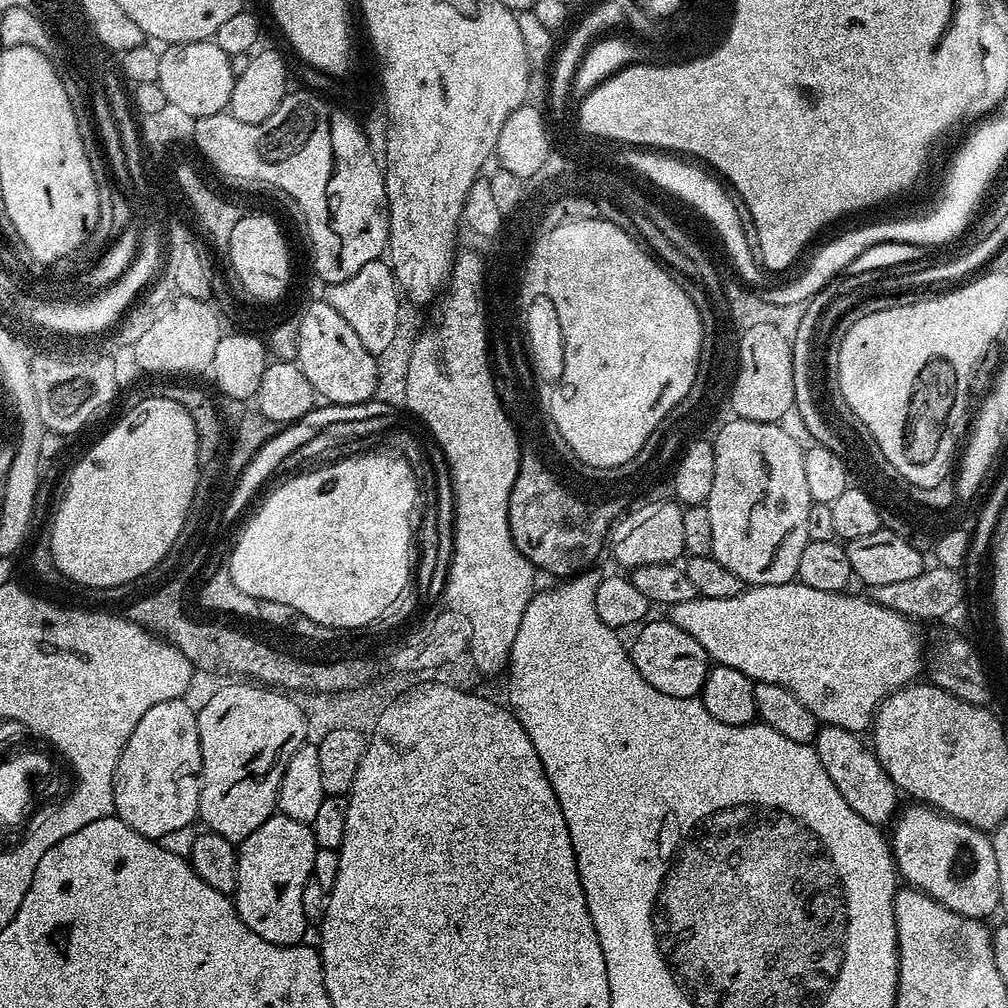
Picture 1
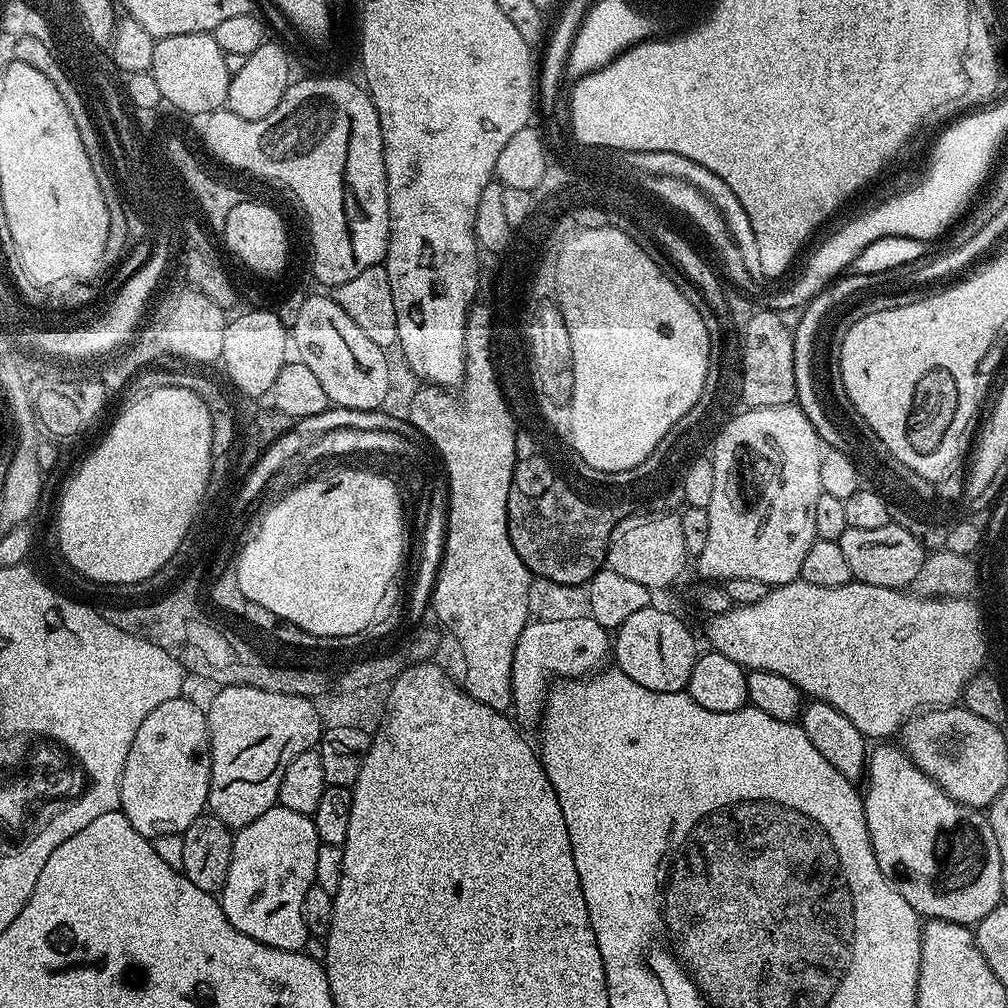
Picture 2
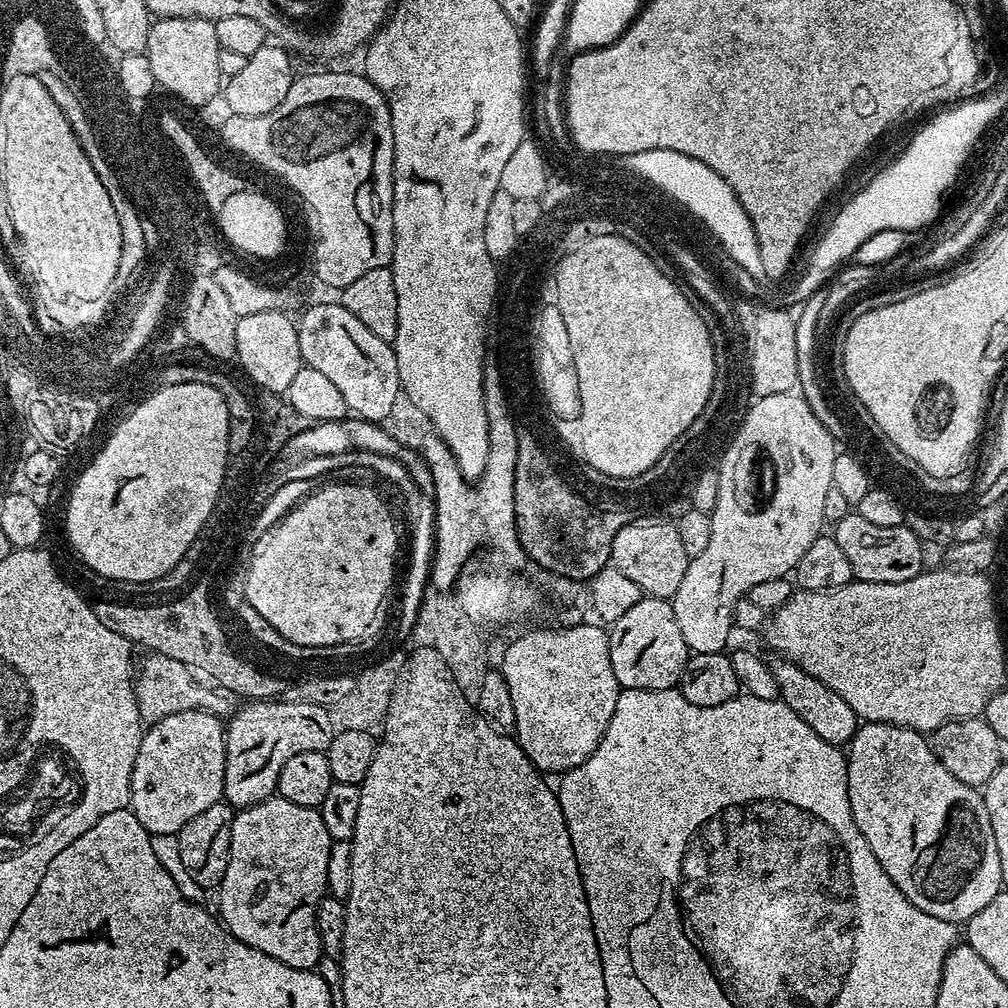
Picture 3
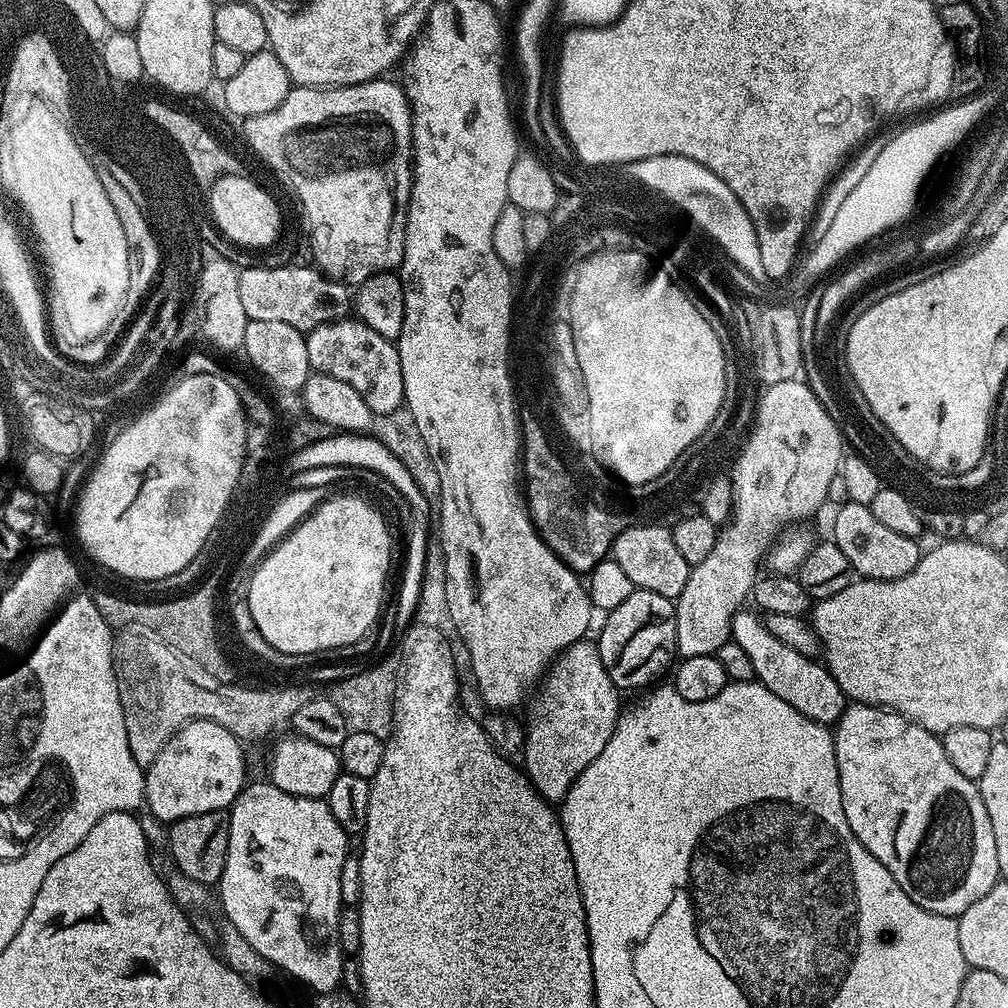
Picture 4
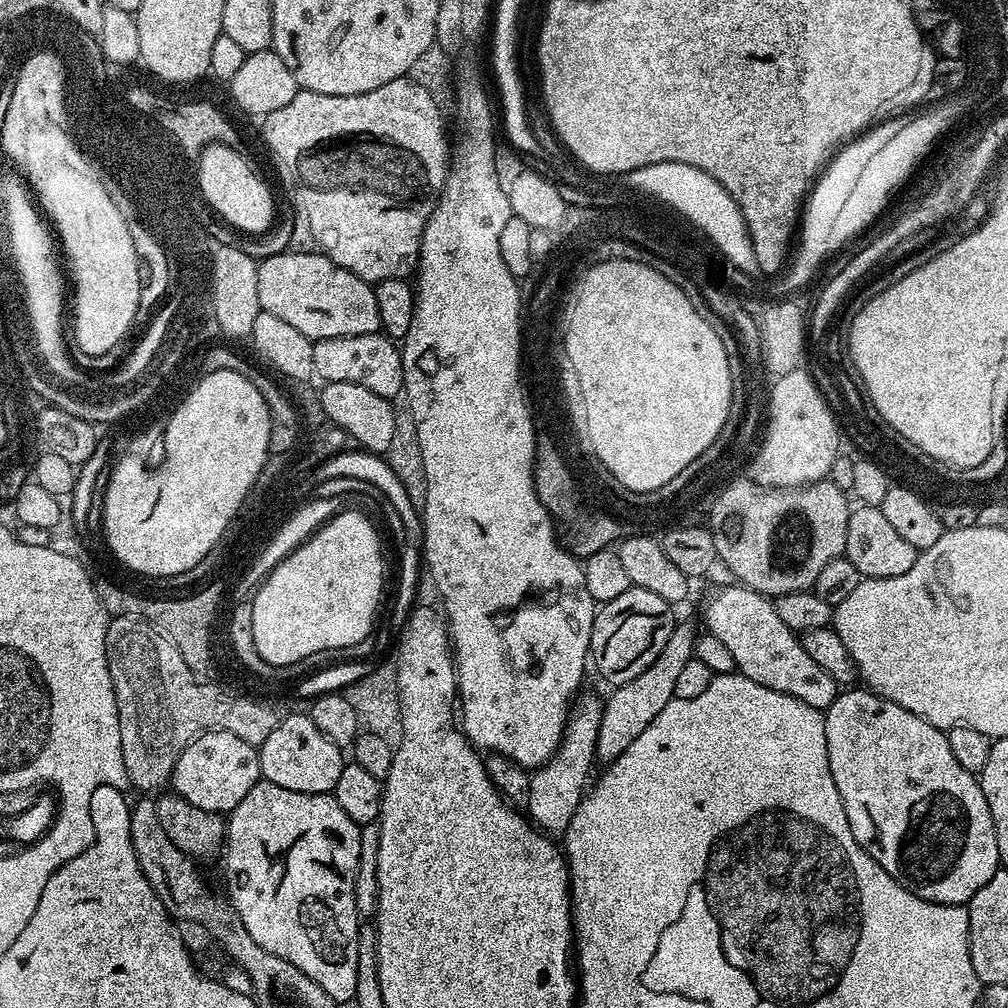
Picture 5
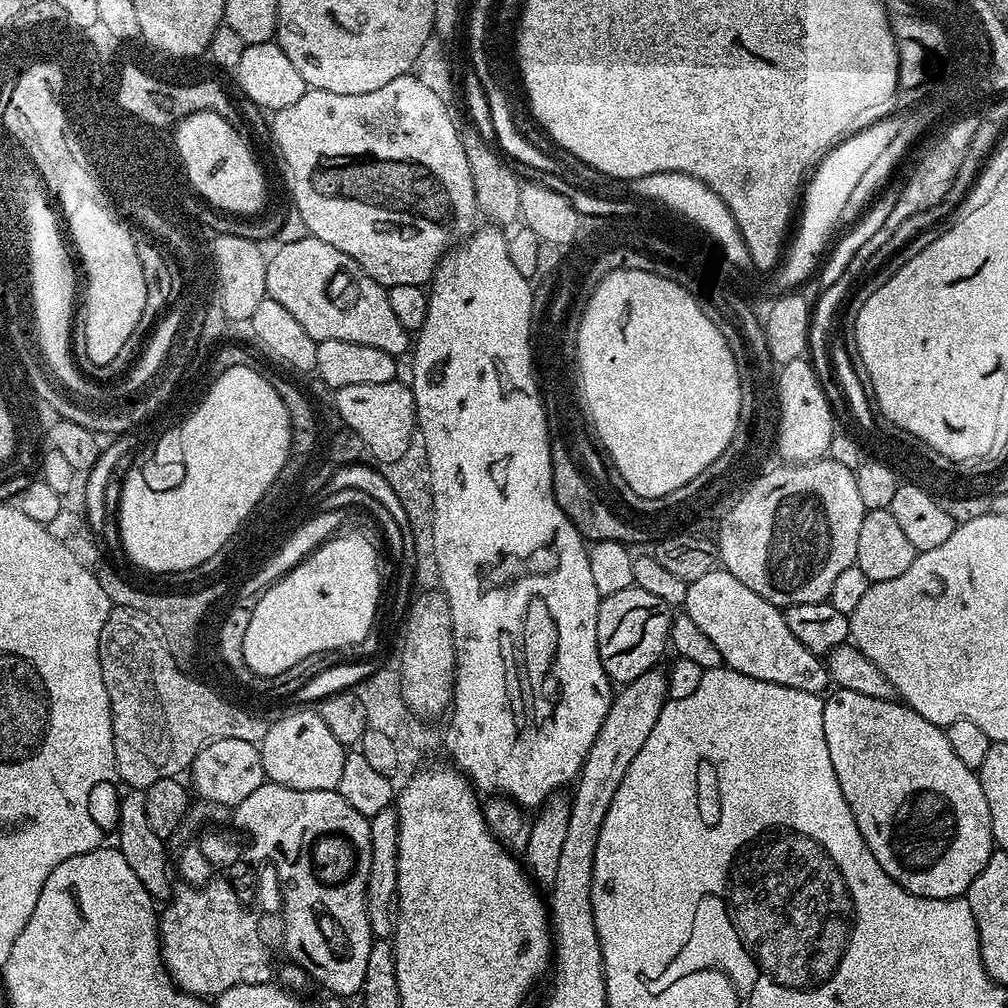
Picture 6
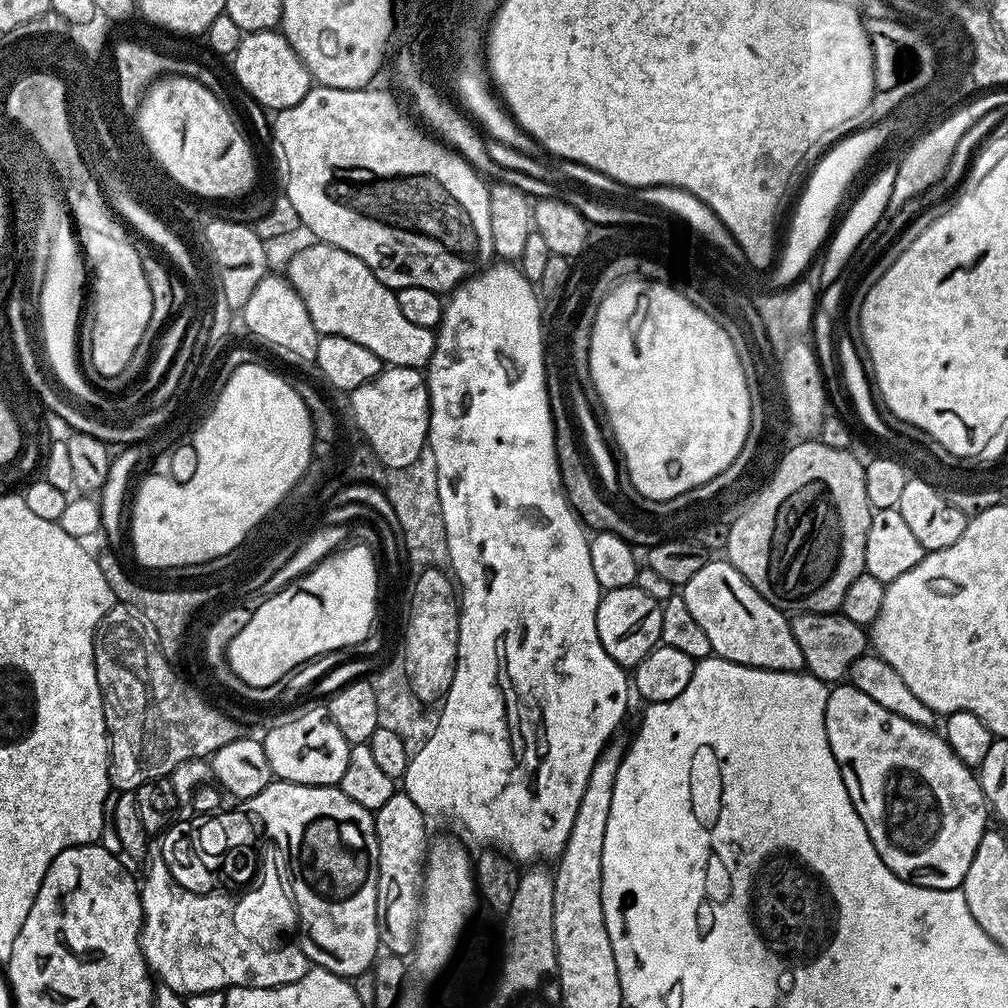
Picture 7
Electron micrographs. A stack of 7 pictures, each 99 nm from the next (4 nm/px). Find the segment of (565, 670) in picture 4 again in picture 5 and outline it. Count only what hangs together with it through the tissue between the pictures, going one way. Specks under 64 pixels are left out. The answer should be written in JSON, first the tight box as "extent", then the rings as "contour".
{"extent":[526,696,604,834],"contour":[[[584,696],[579,700],[580,697],[571,709],[568,723],[564,725],[564,735],[560,737],[556,753],[528,778],[529,802],[526,812],[536,827],[545,834],[563,834],[566,831],[589,783],[588,771],[596,760],[596,743],[604,706],[601,697]]]}

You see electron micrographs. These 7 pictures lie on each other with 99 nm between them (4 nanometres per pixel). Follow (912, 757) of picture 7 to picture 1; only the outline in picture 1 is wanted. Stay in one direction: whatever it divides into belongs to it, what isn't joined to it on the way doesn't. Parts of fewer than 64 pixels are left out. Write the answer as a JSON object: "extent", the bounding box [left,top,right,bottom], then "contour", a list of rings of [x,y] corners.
{"extent":[890,804,1000,918],"contour":[[[926,804],[909,805],[897,815],[890,832],[892,858],[903,883],[925,892],[959,916],[988,918],[992,911],[995,913],[1000,906],[1000,891],[991,835]]]}

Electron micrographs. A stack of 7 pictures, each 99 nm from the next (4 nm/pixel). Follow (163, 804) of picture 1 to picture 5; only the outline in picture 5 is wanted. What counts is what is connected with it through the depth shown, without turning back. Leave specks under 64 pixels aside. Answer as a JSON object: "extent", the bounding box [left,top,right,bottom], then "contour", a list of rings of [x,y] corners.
{"extent":[170,732,261,814],"contour":[[[204,732],[177,756],[170,773],[170,788],[200,810],[231,814],[261,778],[257,745],[242,742],[238,734]]]}

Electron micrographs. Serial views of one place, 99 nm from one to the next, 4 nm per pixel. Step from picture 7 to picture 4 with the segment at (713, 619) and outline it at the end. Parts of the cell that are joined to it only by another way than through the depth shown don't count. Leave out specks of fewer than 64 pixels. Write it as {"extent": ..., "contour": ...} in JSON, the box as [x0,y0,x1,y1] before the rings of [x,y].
{"extent":[730,610,846,725],"contour":[[[739,610],[732,615],[730,639],[746,652],[746,658],[750,658],[755,679],[764,684],[766,690],[778,694],[782,702],[790,702],[790,706],[794,706],[798,714],[806,714],[806,718],[819,724],[835,725],[846,707],[845,694],[836,679],[829,674],[823,663],[818,664],[815,659],[798,654],[796,650],[774,638],[763,619],[755,611],[752,612]]]}

